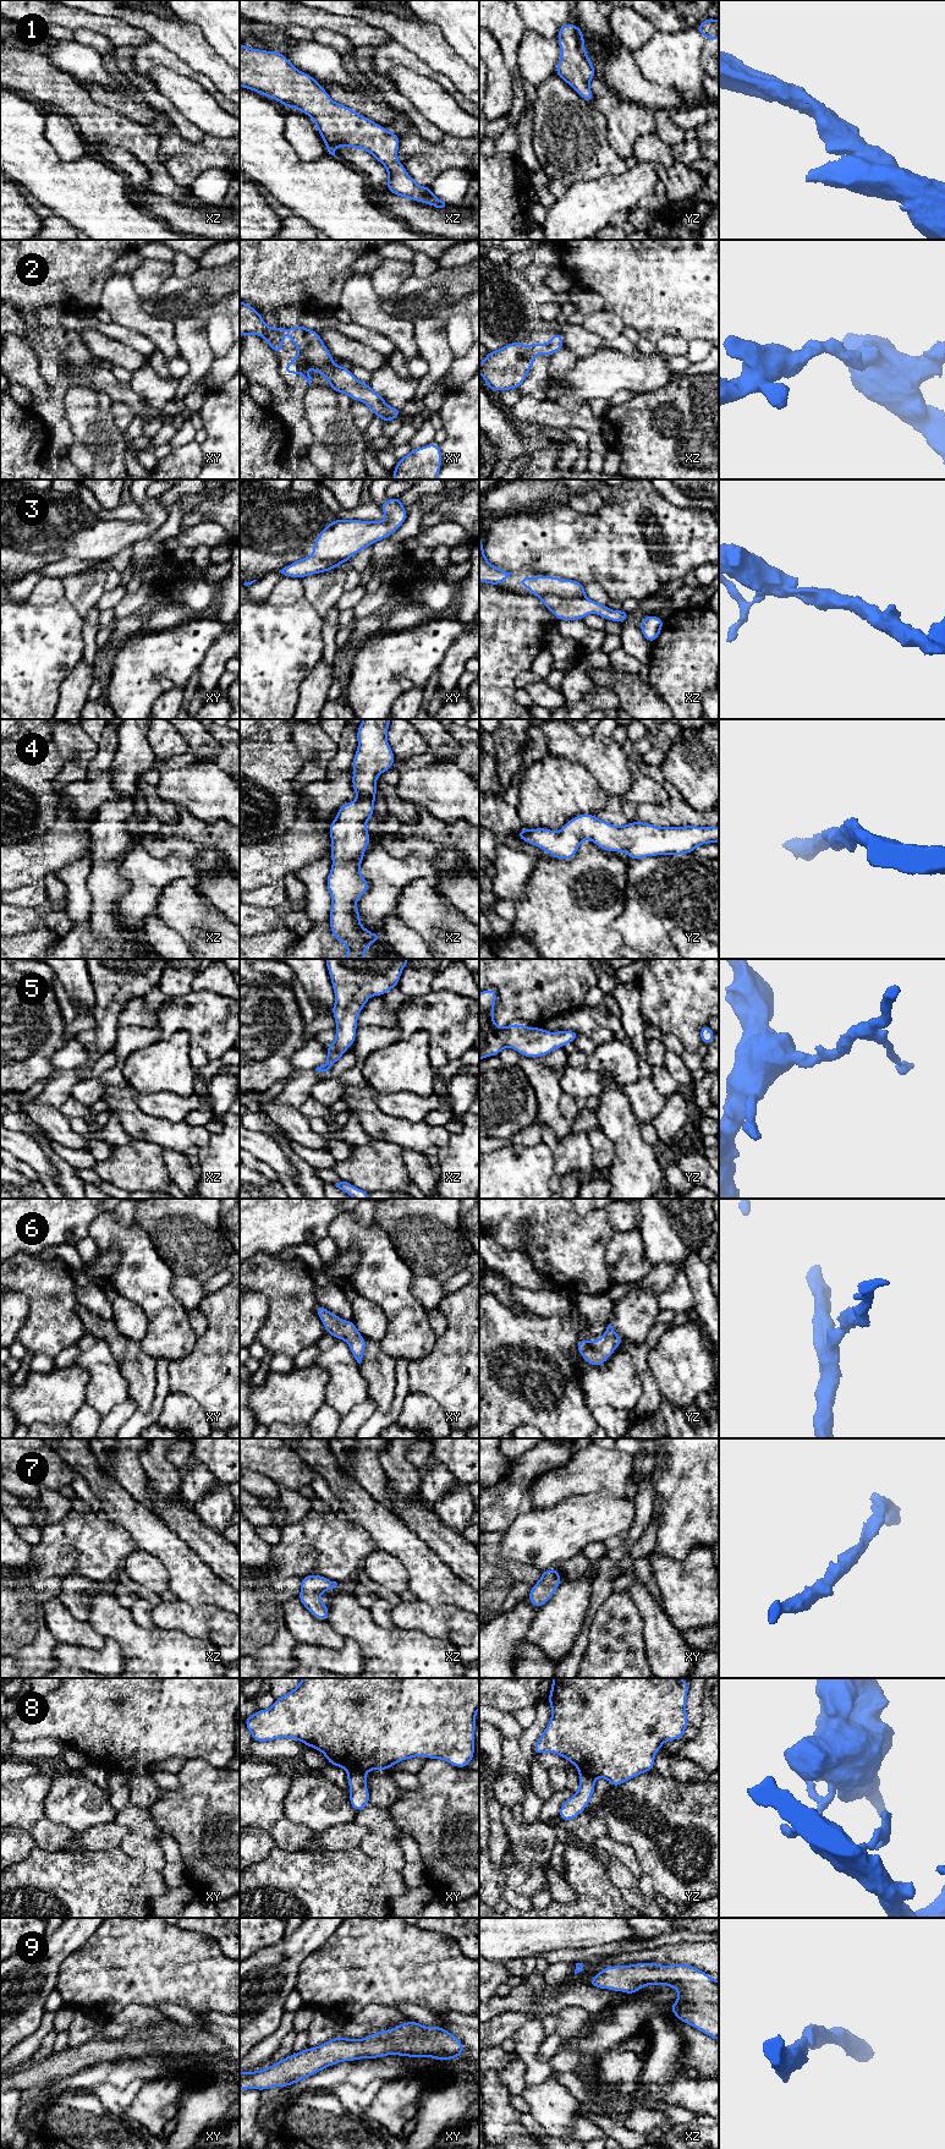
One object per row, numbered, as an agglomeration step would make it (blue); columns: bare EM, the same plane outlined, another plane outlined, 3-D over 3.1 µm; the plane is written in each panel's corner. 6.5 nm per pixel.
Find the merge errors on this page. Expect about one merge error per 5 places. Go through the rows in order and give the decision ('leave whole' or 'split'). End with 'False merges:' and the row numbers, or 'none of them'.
1: leave whole
2: leave whole
3: leave whole
4: leave whole
5: leave whole
6: leave whole
7: leave whole
8: split
9: leave whole
False merges: 8

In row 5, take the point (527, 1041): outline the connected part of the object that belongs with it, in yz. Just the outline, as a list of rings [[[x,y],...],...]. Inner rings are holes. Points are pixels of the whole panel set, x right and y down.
[[[494,988],[479,992],[479,1060],[499,1056],[505,1047],[512,1047],[520,1056],[544,1057],[566,1043],[575,1043],[577,1031],[549,1032],[542,1027],[529,1027],[513,1023],[499,1027],[494,1023],[494,1004],[498,993]]]

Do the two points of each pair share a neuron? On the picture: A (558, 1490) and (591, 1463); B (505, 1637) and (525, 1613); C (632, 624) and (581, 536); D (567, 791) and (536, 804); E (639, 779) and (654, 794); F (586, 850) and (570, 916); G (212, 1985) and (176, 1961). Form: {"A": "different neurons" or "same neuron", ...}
{"A": "same neuron", "B": "same neuron", "C": "different neurons", "D": "same neuron", "E": "same neuron", "F": "same neuron", "G": "same neuron"}

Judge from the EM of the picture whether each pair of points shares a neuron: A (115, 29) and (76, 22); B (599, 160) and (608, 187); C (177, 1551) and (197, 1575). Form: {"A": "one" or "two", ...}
{"A": "one", "B": "two", "C": "one"}

